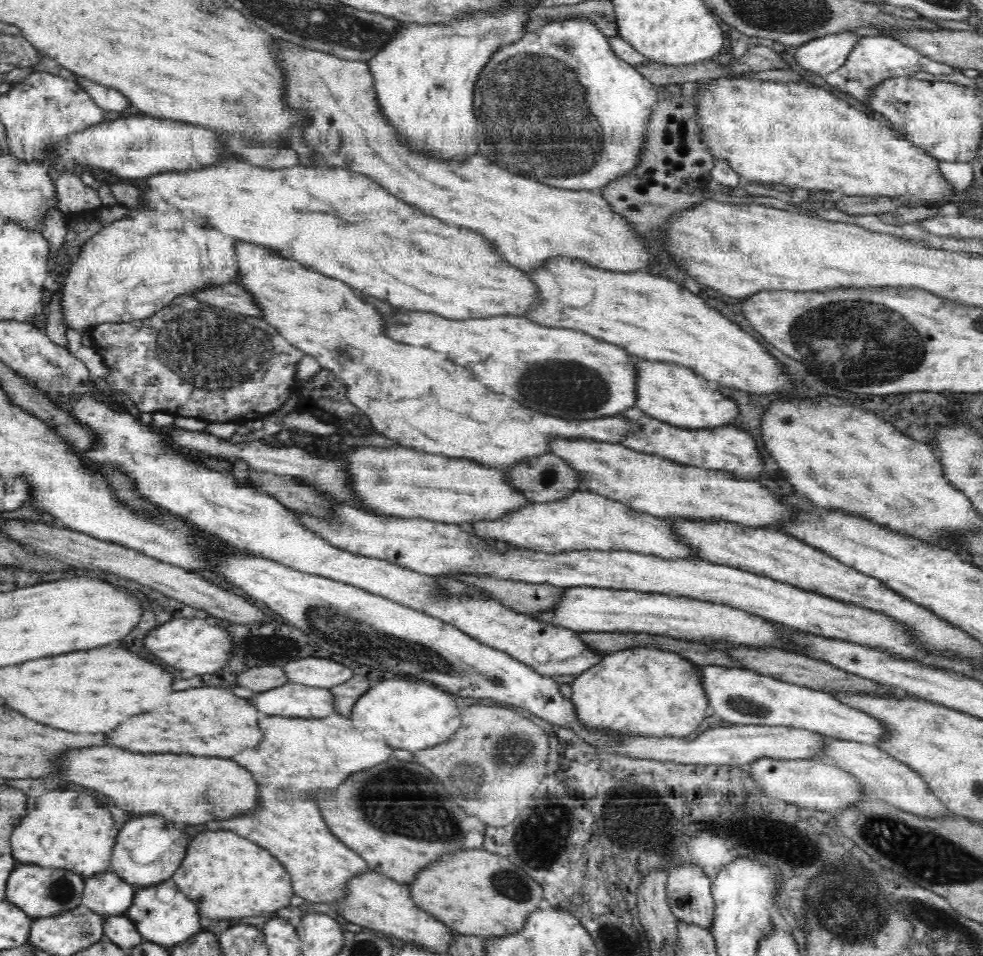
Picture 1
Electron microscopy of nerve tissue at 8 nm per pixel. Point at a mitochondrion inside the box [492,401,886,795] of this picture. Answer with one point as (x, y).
(748, 706)

